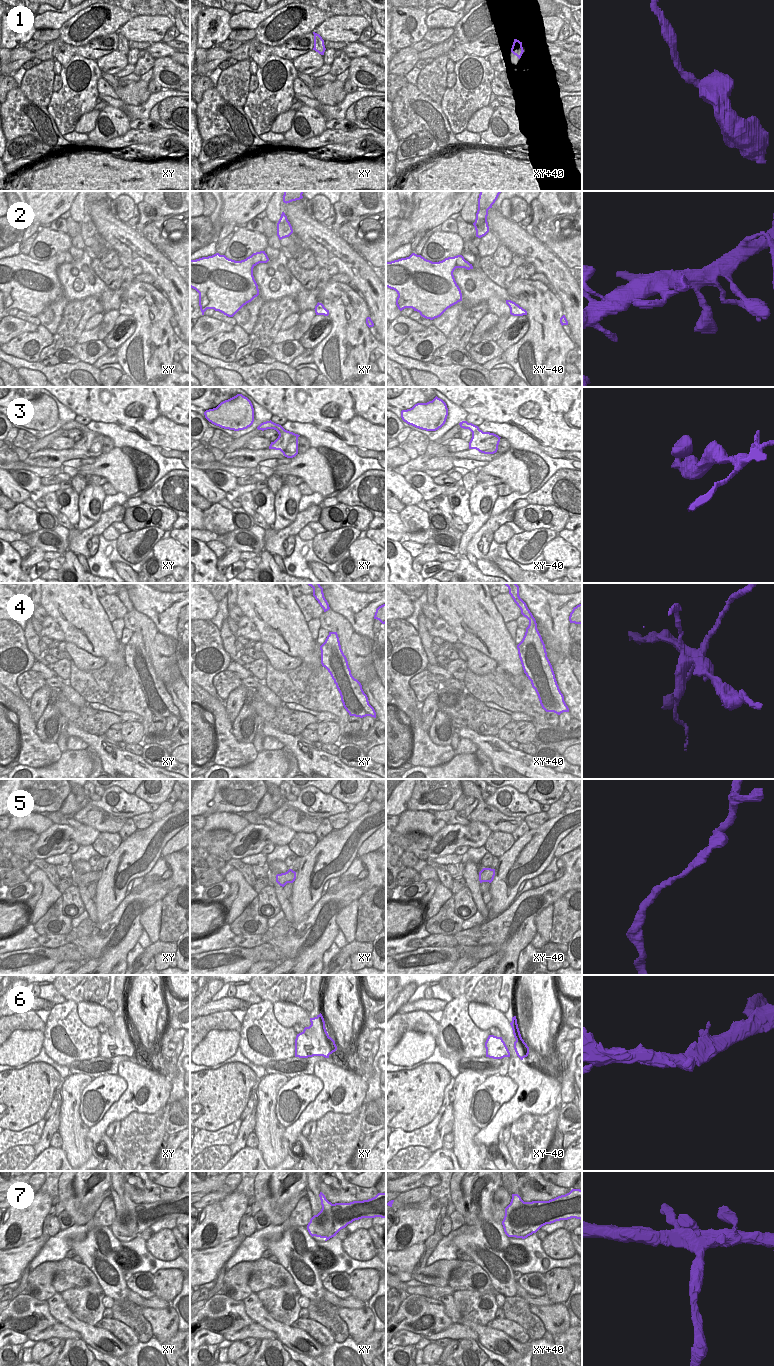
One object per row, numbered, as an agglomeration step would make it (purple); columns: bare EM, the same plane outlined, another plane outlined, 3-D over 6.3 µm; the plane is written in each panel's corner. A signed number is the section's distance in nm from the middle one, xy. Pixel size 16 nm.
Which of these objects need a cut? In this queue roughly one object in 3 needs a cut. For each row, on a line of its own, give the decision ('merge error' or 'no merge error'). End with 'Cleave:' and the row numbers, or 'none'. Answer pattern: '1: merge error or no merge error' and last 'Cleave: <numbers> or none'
1: no merge error
2: no merge error
3: no merge error
4: merge error
5: no merge error
6: no merge error
7: merge error
Cleave: 4, 7

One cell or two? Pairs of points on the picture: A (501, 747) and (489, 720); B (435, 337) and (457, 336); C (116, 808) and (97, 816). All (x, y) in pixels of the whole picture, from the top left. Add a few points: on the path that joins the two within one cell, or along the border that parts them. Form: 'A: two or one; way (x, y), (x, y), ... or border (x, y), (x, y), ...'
A: two; border (473, 730), (481, 734), (496, 736)
B: two; border (447, 337), (447, 340), (434, 352), (433, 356)
C: two; border (88, 802), (113, 815), (126, 818)

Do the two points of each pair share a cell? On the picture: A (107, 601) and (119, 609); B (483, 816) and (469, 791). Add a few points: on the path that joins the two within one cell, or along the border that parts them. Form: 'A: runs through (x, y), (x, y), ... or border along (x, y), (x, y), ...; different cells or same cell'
A: runs through (110, 604), (116, 609); same cell
B: runs through (482, 809), (481, 800), (476, 795); same cell

